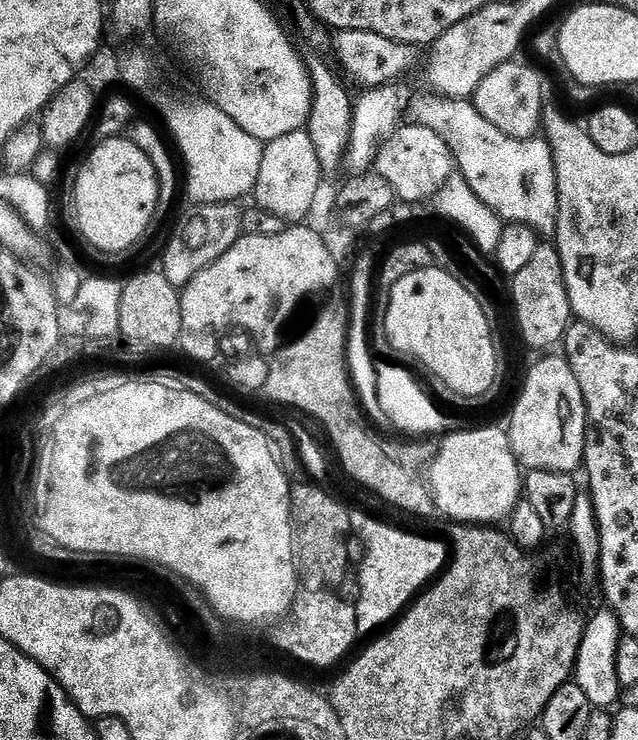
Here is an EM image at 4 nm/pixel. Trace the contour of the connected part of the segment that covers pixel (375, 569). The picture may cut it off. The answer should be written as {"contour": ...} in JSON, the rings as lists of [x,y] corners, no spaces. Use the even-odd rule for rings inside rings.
{"contour":[[[351,511],[346,522],[362,542],[360,572],[364,576],[371,576],[363,580],[362,586],[366,590],[373,590],[374,600],[371,604],[366,600],[357,602],[356,612],[354,608],[356,631],[362,636],[373,635],[379,628],[385,627],[391,618],[403,613],[415,596],[444,570],[450,552],[445,543],[443,545],[438,540],[408,534],[362,512]],[[388,604],[390,606],[382,612],[371,610],[382,610]]]}

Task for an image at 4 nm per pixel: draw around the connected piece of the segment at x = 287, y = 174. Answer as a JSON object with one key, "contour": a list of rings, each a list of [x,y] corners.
{"contour":[[[301,130],[274,138],[263,145],[261,165],[258,169],[254,197],[259,211],[269,212],[285,222],[304,222],[316,204],[320,192],[320,163],[314,154],[314,142],[310,142],[307,131]]]}

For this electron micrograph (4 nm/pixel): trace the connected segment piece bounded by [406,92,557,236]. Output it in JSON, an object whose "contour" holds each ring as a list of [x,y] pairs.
{"contour":[[[427,92],[413,98],[406,108],[407,119],[413,124],[436,132],[448,144],[459,175],[474,194],[486,202],[503,221],[527,224],[539,235],[553,235],[557,218],[557,180],[553,154],[547,141],[540,136],[512,139],[491,125],[469,99],[449,98]]]}

